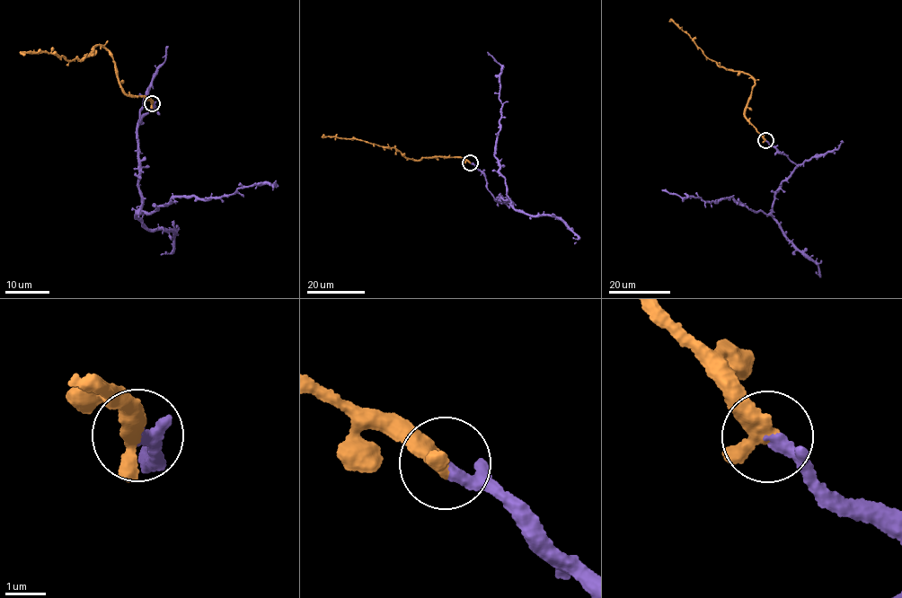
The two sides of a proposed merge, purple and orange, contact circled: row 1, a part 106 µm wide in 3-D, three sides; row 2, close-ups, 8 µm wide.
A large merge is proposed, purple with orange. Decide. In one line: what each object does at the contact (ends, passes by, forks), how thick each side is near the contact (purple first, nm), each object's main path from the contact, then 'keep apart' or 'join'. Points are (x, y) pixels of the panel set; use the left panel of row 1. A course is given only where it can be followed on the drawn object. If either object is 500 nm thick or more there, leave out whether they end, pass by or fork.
220 nm thick on the purple side, 550 nm on the other; purple runs (152, 103), (154, 109), (138, 125), (140, 212), (149, 215), (172, 198), (216, 198), (240, 189), (273, 186); orange runs (152, 103), (125, 92), (112, 56), (99, 46), (80, 60), (66, 60), (43, 52), (25, 55); join

